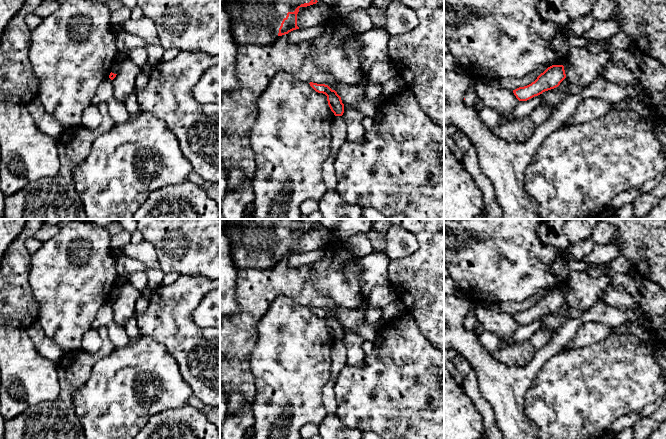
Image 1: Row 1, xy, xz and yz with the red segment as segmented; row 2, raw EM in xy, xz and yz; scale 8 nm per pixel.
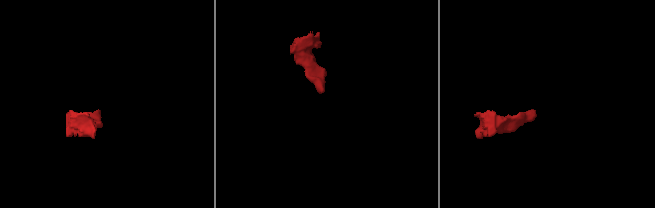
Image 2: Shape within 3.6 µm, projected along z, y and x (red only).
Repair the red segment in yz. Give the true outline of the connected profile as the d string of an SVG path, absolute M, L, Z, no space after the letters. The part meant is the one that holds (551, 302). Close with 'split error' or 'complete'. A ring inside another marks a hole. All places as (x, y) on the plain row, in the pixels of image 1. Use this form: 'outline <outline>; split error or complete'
outline M552 289L541 297L531 308L513 314L519 325L527 325L545 315L554 313L566 302L563 289Z; complete

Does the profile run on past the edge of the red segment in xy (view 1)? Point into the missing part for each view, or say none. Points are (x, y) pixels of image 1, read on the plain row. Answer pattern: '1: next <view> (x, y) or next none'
1: next none

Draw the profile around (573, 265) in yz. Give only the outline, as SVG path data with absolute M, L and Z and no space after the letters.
M568 256L568 270L570 272L573 271L586 271L587 269L591 268L593 262L584 262L584 261L577 261L572 257Z

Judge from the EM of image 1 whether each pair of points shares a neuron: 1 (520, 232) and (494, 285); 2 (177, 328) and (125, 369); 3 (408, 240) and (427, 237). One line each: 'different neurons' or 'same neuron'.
1: same neuron
2: different neurons
3: different neurons

